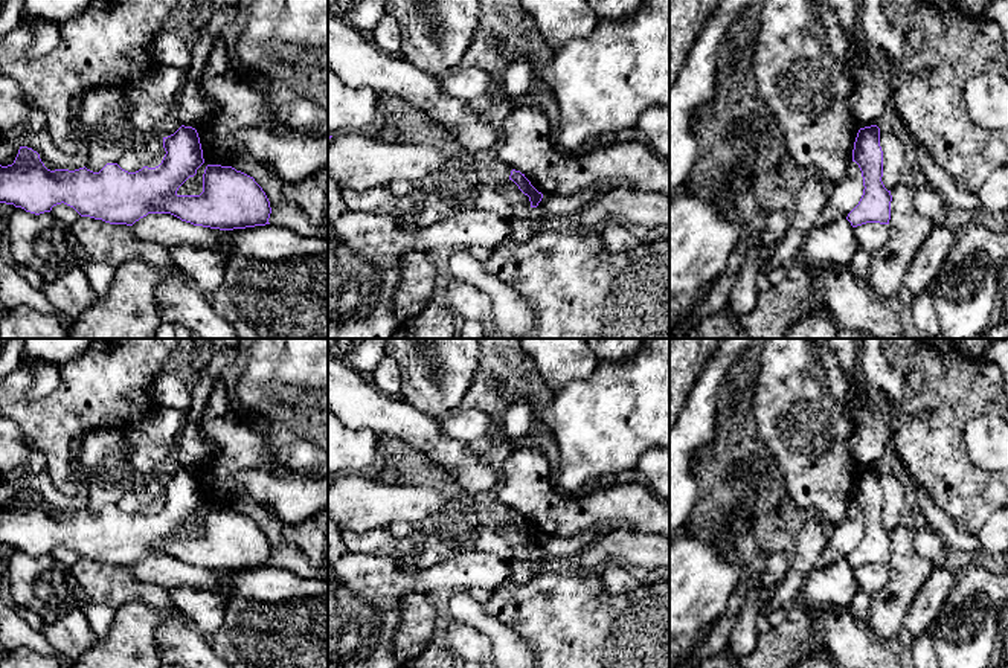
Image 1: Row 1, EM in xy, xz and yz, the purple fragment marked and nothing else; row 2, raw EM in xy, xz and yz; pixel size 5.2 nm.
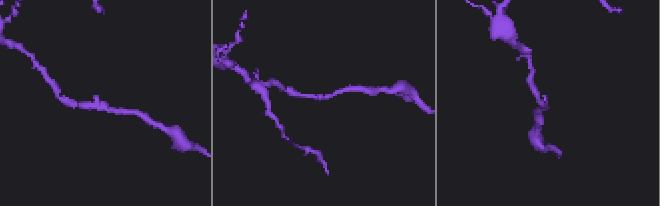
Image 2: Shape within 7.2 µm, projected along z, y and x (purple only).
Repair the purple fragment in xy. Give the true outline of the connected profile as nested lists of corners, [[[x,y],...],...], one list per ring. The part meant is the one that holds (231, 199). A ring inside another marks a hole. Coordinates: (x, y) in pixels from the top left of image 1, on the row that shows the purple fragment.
[[[181,125],[174,134],[163,137],[163,148],[166,154],[156,168],[143,166],[128,172],[117,163],[107,163],[99,172],[93,172],[85,166],[75,171],[50,171],[37,151],[20,146],[12,165],[0,165],[0,203],[14,204],[35,215],[50,212],[53,206],[64,203],[81,217],[127,226],[133,226],[148,214],[171,214],[194,226],[220,230],[270,224],[271,207],[265,192],[253,177],[232,166],[207,165],[200,195],[177,194],[178,188],[204,163],[195,128]]]

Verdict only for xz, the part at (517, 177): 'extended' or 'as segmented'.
as segmented

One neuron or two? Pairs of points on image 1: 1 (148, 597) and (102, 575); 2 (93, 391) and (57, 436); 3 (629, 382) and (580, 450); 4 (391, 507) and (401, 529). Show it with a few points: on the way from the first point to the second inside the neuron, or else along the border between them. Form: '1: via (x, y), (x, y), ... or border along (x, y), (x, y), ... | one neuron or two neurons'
1: via (138, 590), (113, 586) | one neuron
2: via (83, 401), (58, 426) | one neuron
3: via (629, 398), (597, 433) | one neuron
4: border along (412, 525), (394, 522), (389, 526) | two neurons

